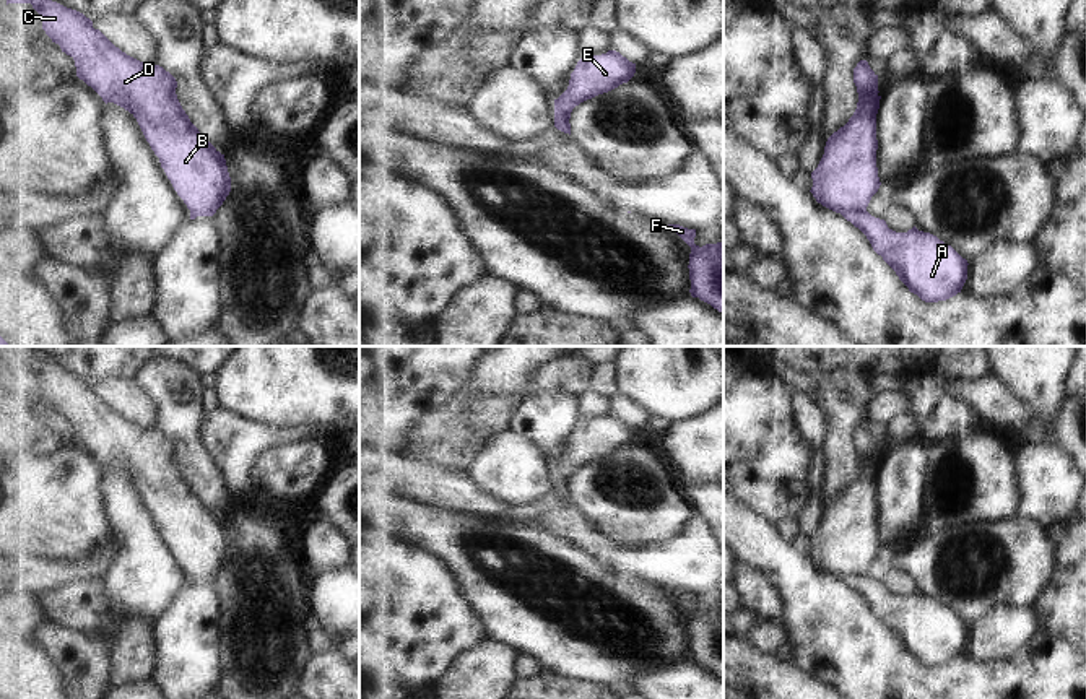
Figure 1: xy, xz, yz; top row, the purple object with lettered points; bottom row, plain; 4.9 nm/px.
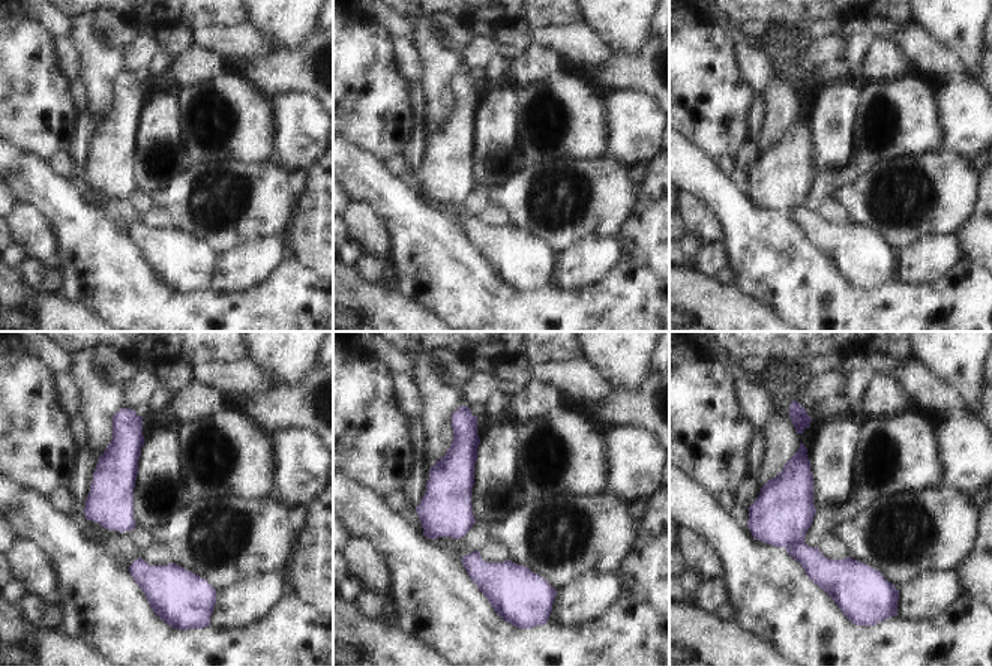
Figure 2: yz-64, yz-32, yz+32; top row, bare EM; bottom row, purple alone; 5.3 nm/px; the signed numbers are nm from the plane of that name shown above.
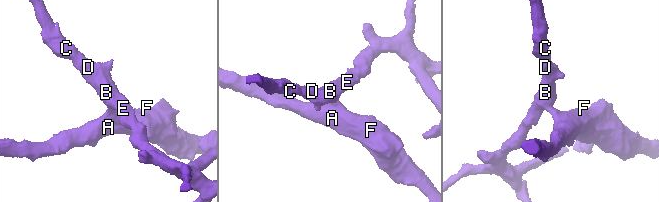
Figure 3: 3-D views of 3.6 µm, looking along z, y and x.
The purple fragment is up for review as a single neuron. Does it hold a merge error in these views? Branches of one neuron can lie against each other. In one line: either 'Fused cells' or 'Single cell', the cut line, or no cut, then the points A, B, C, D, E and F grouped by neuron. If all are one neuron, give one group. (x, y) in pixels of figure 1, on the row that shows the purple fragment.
Fused cells. Split along yz (865, 210), (846, 212), (842, 215). Groups: A F / B C D E

